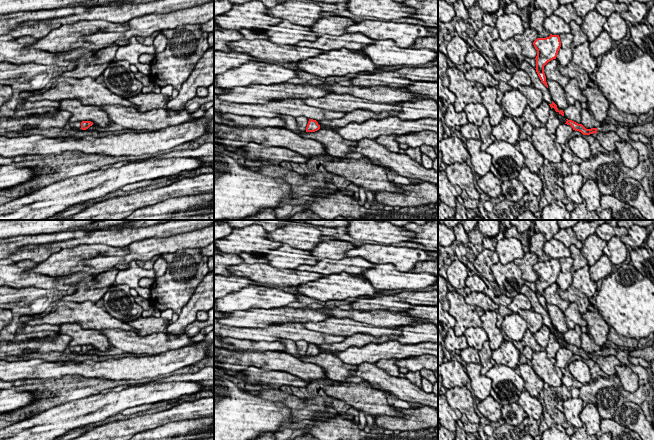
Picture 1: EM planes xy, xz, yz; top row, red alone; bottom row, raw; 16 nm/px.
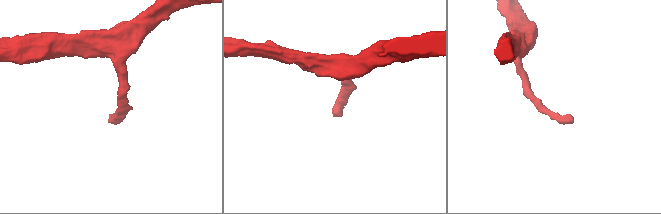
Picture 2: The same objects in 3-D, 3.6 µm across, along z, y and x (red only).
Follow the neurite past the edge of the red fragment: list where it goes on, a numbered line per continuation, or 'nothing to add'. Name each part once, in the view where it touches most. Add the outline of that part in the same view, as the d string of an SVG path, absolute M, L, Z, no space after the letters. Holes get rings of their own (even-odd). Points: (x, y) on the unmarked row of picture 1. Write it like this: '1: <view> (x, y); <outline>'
1: yz (607, 351); M606 347L606 348L602 348L601 350L597 351L597 357L598 356L609 356L609 355L614 355L616 356L618 353L618 349L614 349L612 347Z

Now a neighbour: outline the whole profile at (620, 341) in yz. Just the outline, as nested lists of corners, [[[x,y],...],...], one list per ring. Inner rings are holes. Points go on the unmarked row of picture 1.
[[[611,326],[609,328],[609,333],[607,334],[607,339],[619,348],[628,348],[629,350],[638,348],[638,340],[619,335]]]

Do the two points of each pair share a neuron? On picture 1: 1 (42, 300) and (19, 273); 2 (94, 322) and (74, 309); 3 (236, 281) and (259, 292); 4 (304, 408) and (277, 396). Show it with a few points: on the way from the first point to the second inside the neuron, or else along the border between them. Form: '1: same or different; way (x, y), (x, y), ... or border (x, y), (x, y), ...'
1: different; border (10, 286), (16, 288)
2: same; way (89, 317), (84, 313), (79, 313)
3: different; border (255, 284), (243, 287), (238, 291)
4: same; way (297, 405), (284, 397)

